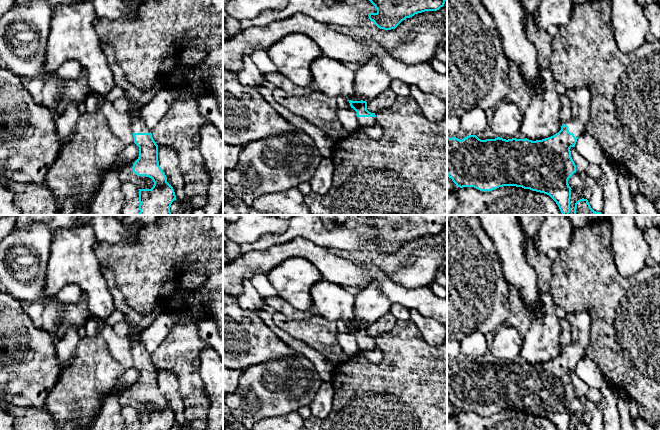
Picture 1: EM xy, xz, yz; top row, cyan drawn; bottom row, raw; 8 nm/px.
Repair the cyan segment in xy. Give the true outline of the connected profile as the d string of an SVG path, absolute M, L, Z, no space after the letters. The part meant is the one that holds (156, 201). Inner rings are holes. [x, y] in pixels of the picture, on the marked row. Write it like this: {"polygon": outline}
{"polygon": "M101 43L101 46L110 64L116 86L125 91L125 96L132 103L128 112L133 119L134 143L139 147L139 157L133 164L133 172L138 176L149 177L154 182L151 189L138 189L139 215L171 215L170 207L176 200L176 195L159 166L158 145L152 137L151 130L139 117L139 109L148 104L160 91L161 82L156 81L150 90L137 89L127 81L125 73L117 64L114 49L106 43Z"}

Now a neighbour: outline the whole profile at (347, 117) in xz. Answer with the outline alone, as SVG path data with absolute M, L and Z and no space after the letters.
M338 108L337 110L338 122L343 126L343 129L350 132L357 131L360 127L357 112L353 108Z

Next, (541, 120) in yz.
M549 68L541 69L542 92L531 96L523 113L520 132L525 138L536 141L551 137L561 130L559 119L561 103Z

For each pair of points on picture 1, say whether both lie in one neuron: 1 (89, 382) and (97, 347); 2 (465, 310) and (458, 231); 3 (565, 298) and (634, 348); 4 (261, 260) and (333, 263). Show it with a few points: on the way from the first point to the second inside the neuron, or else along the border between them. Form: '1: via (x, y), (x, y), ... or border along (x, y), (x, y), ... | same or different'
1: via (92, 373), (92, 356) | same
2: via (461, 290), (458, 287), (458, 251) | same
3: via (585, 298), (596, 298), (626, 328) | same
4: via (279, 253), (283, 251), (310, 251), (315, 254) | same

